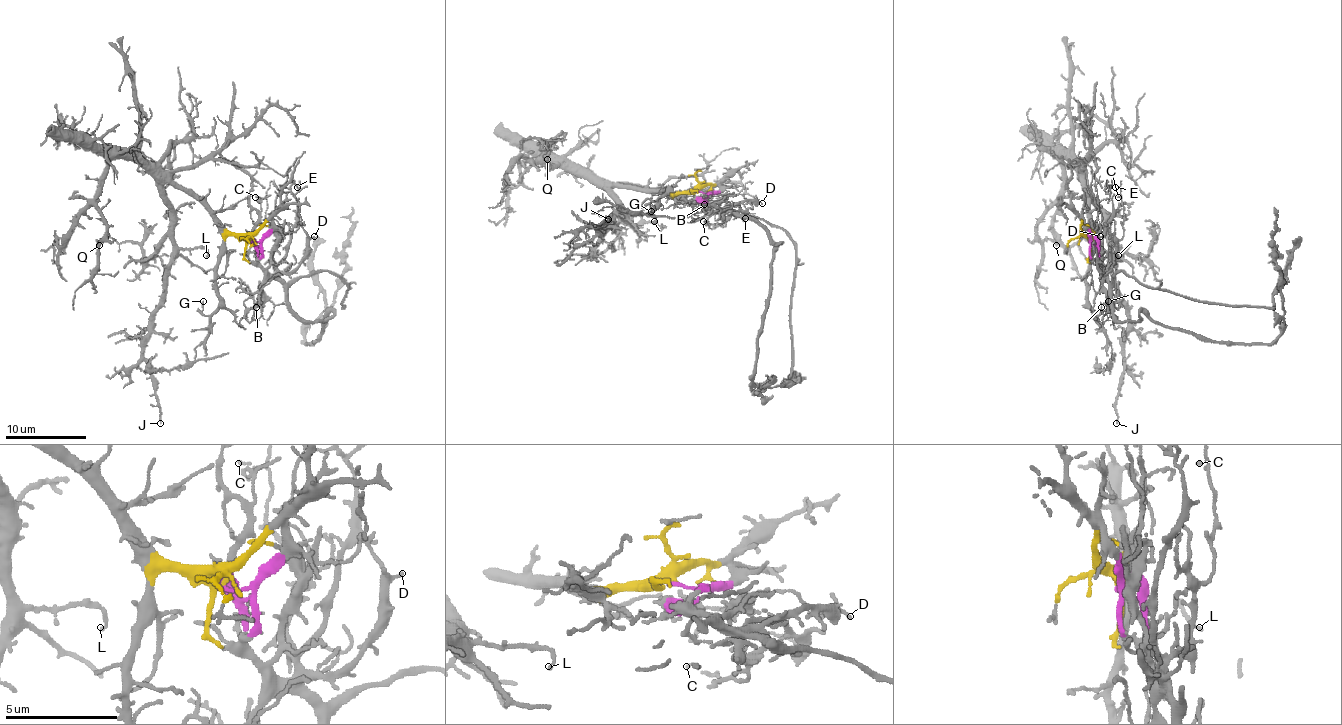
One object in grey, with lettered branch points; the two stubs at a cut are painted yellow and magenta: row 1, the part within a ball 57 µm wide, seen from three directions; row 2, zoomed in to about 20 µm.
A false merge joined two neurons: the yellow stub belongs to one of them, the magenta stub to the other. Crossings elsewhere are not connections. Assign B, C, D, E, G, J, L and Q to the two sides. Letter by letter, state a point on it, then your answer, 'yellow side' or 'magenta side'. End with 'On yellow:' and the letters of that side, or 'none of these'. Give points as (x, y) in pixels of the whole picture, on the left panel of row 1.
B: place (256, 307); magenta side
C: place (255, 197); magenta side
D: place (314, 236); magenta side
E: place (297, 187); magenta side
G: place (203, 301); yellow side
J: place (160, 423); yellow side
L: place (206, 255); yellow side
Q: place (99, 245); yellow side
On yellow: G, J, L, Q

